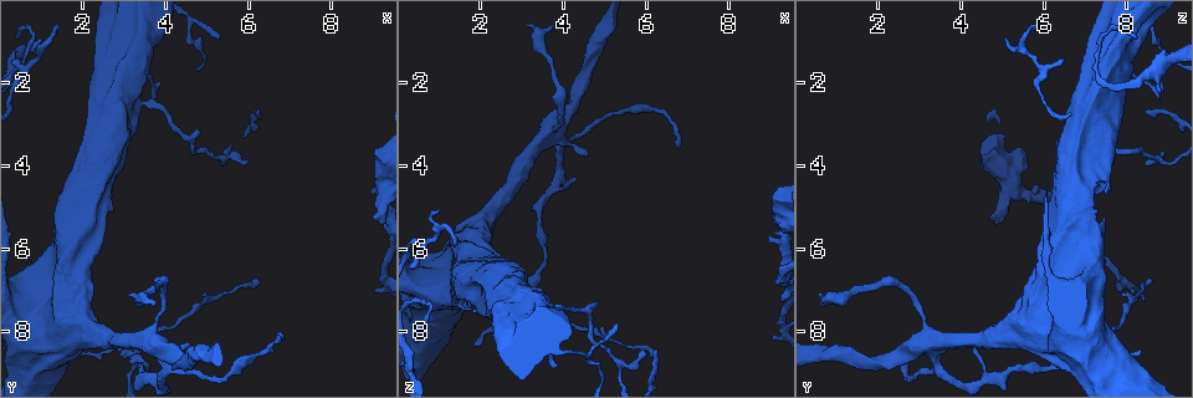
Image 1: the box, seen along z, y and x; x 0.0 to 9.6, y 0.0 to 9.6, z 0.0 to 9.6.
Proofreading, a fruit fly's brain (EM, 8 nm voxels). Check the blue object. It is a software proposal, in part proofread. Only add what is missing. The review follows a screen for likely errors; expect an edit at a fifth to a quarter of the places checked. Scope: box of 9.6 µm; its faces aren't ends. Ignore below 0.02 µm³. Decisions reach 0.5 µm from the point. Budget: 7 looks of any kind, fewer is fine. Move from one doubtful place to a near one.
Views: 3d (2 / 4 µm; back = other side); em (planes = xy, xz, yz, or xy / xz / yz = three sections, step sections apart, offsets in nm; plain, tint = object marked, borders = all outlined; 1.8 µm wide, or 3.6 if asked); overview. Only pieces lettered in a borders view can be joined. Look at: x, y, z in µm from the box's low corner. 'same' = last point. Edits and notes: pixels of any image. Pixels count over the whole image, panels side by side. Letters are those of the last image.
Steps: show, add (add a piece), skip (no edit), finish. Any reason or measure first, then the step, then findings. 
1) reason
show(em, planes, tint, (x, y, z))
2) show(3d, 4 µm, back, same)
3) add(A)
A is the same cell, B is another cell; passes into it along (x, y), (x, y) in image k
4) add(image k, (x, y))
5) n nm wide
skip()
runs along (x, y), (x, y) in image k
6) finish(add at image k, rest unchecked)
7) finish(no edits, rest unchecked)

long arm stops here
show(3d, 4 µm, back, (3.75, 7.25, 0.60))

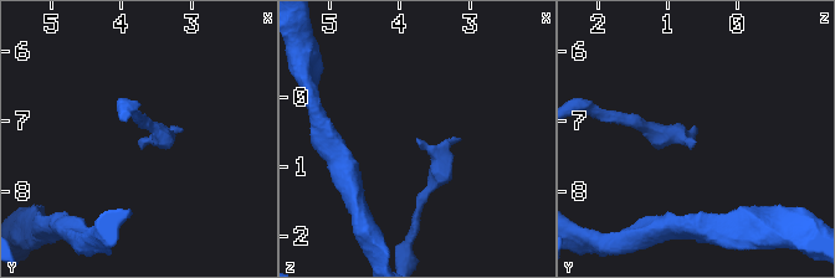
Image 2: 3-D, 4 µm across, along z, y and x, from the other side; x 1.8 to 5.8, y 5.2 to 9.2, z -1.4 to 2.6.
show(em, planes, plain, (3.80, 7.25, 0.60))

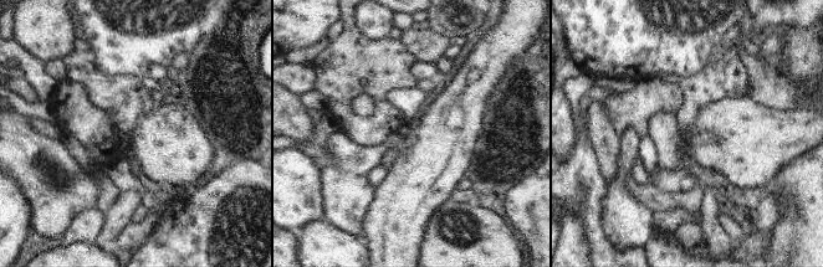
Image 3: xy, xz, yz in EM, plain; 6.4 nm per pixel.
what lies round it
show(em, planes, borders, same)

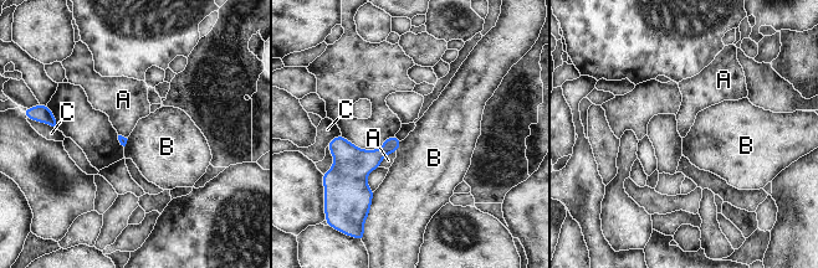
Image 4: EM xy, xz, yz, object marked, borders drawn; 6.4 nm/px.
skip()
A, B and C are other cells; border along (374, 191), (369, 209) in image 4; no lettered piece goes on from it

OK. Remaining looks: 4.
thin arm on a thick one
show(em, yz, step 8, tint, (4.30, 8.95, 3.40))

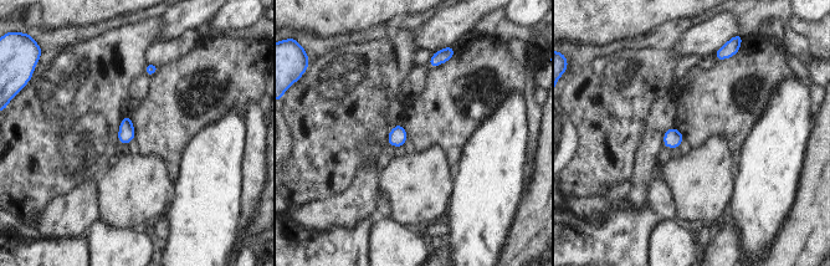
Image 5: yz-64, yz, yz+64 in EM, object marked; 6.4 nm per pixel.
see the neighbours
show(em, yz, step 8, borders, same)

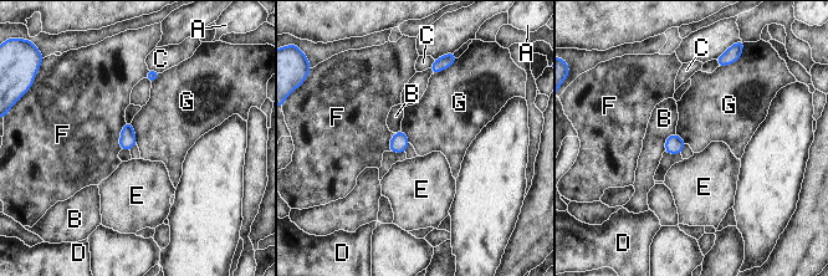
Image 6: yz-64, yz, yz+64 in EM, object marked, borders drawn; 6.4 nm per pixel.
110 nm wide
skip()
A, B, C, D, E, F and G are other cells; border along (454, 62), (433, 75) in image 6; no lettered piece goes on from it

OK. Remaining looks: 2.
branch stops here
show(em, planes, tint, (8.95, 5.30, 4.75))

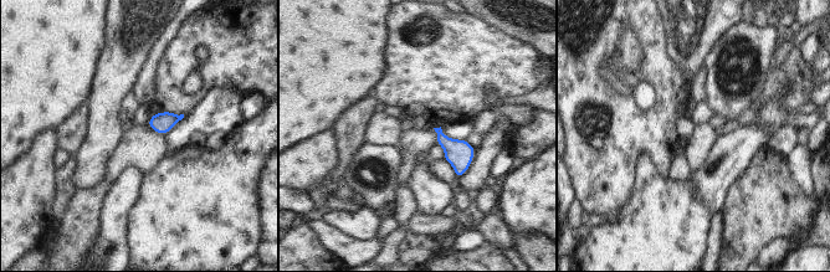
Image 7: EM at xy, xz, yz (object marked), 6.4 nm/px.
show(em, planes, borders, same)

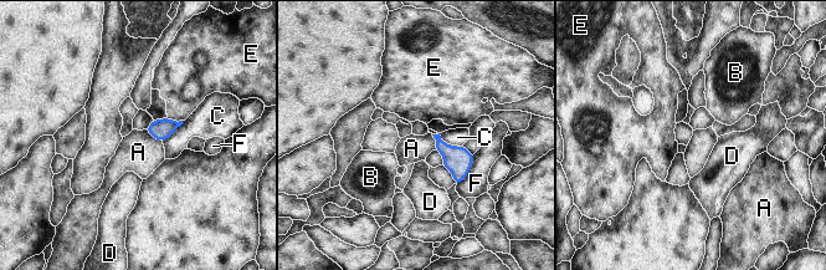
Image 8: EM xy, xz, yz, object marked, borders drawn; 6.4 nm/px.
skip()
A, B, C, D, E and F are other cells; border along (145, 130), (162, 142) in image 8; none of them fits

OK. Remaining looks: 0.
finish(no edits, rest unchecked)

